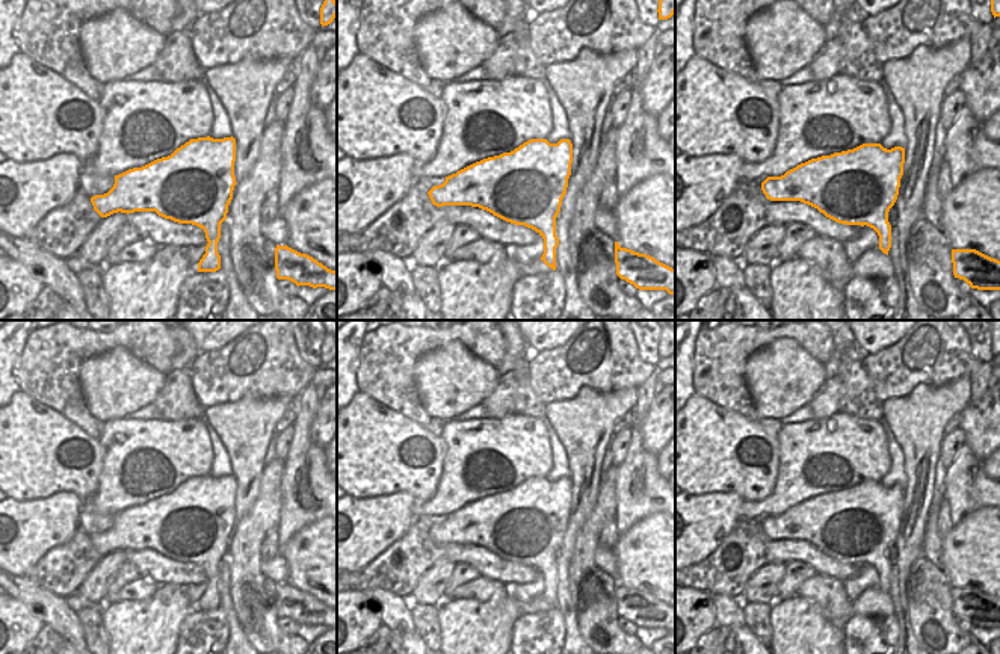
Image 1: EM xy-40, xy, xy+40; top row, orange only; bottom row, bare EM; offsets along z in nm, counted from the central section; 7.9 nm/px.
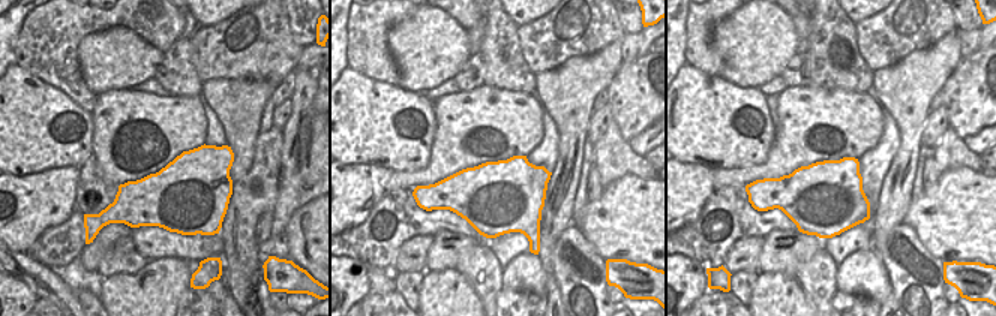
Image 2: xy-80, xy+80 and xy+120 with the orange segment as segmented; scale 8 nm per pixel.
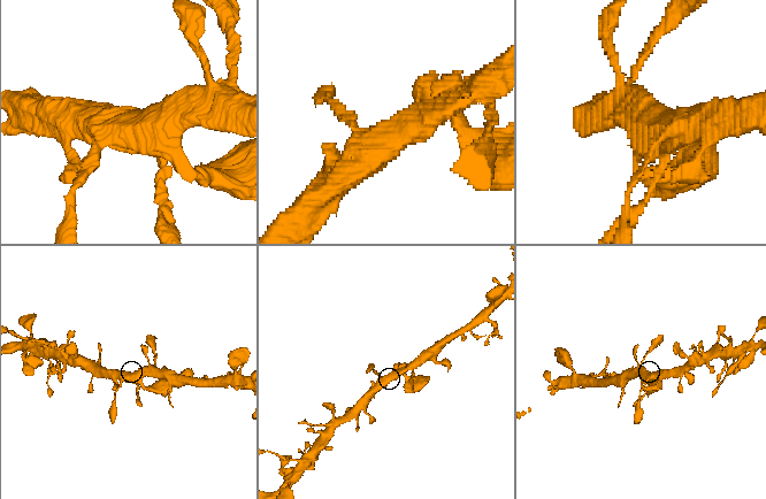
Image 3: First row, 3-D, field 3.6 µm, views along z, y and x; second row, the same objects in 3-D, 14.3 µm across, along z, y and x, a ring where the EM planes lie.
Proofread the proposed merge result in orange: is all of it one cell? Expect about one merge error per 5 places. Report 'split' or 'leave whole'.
leave whole

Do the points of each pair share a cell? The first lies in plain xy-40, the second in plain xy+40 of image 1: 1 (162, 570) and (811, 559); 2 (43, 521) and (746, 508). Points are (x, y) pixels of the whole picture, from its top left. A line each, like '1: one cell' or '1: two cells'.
1: one cell
2: two cells

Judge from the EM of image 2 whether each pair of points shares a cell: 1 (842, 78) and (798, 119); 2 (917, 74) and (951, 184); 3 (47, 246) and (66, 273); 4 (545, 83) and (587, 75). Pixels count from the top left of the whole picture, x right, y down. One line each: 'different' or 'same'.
1: different
2: different
3: different
4: same

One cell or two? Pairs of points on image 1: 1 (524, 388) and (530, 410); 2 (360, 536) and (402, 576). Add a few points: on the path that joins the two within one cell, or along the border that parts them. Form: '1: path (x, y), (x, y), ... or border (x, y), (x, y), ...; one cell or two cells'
1: path (524, 393), (527, 405); one cell
2: border (407, 530), (370, 562), (352, 573); two cells

